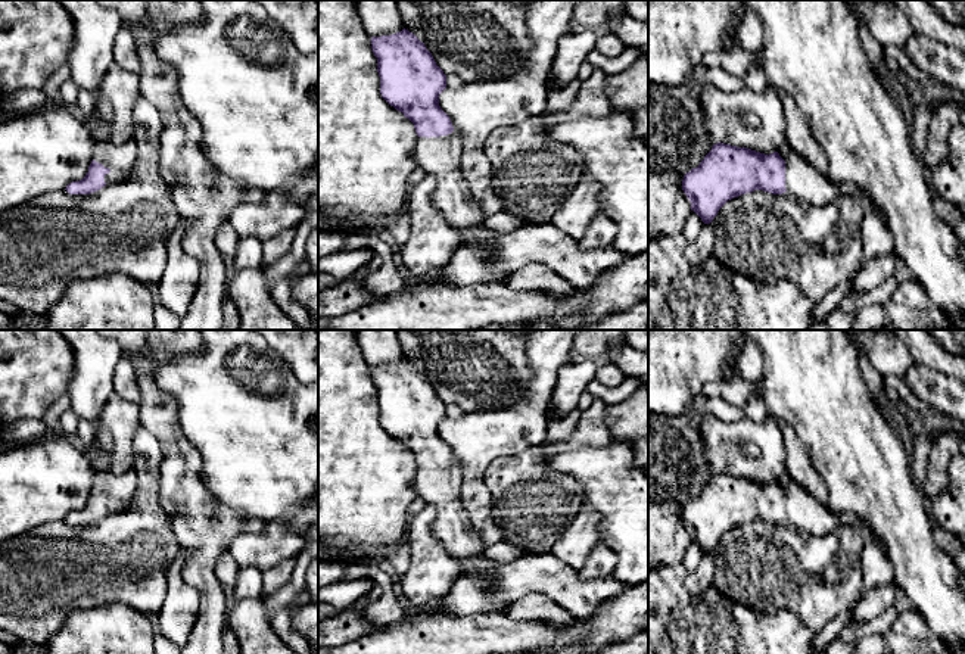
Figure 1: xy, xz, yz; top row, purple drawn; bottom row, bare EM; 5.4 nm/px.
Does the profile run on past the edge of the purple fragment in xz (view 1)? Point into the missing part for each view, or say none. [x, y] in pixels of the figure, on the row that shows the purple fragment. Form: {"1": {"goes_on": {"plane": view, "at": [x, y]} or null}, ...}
{"1": {"goes_on": {"plane": "xz", "at": [441, 156]}}}

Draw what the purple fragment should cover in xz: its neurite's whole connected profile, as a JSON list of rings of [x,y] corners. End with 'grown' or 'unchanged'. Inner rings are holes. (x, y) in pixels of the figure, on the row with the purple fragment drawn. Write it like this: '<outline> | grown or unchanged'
[[[405,28],[392,35],[371,37],[371,49],[377,57],[380,94],[414,124],[418,140],[413,158],[418,168],[436,178],[432,193],[433,206],[458,231],[461,243],[480,245],[485,247],[485,253],[491,255],[495,250],[496,231],[483,225],[486,215],[463,175],[464,137],[454,130],[449,116],[439,106],[439,94],[446,88],[446,75],[436,65],[424,43]]] | grown

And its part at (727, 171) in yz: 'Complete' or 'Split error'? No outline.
Split error

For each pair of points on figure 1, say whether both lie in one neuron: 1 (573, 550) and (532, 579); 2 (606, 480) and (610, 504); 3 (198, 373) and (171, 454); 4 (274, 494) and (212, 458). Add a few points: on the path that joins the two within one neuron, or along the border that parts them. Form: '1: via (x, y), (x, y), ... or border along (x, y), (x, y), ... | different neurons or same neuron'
1: border along (550, 551), (576, 570) | different neurons
2: via (610, 486), (610, 498) | same neuron
3: border along (167, 394), (177, 404), (179, 424), (184, 432) | different neurons
4: via (260, 479), (245, 475), (227, 458) | same neuron

